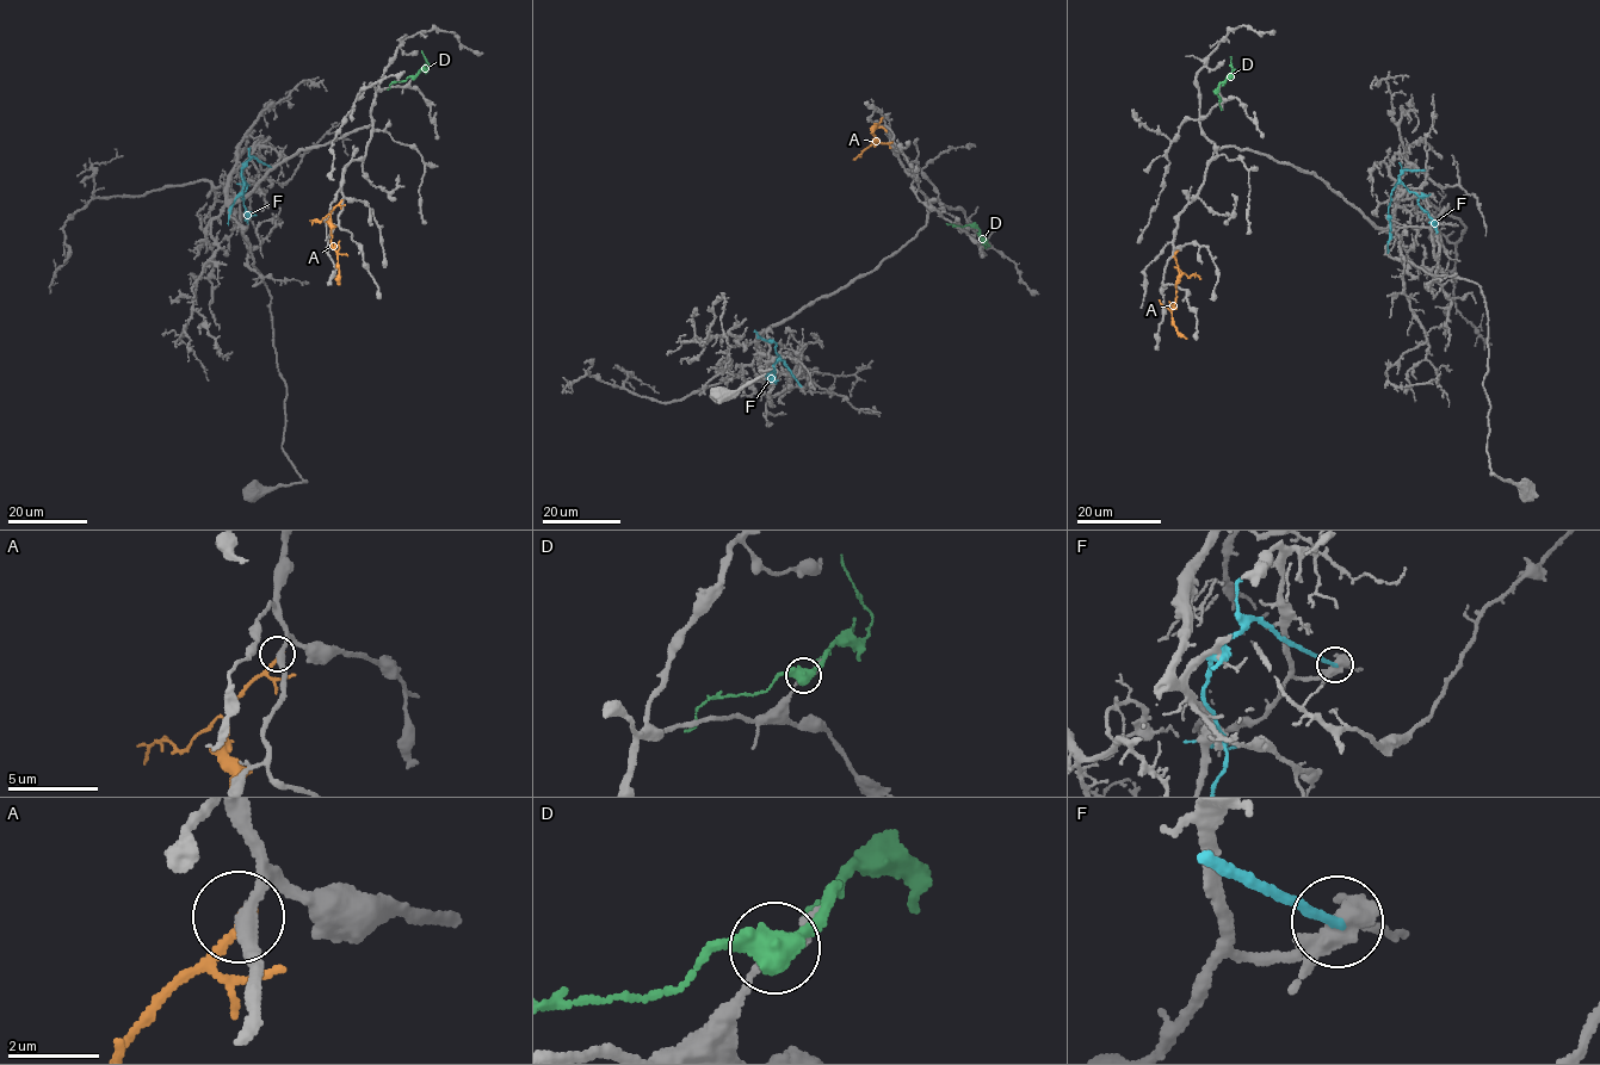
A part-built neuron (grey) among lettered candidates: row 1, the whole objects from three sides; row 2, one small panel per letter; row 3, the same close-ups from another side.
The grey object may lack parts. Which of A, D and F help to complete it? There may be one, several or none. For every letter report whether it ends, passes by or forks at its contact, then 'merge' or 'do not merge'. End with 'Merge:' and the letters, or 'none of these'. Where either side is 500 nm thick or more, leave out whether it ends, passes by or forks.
A: it ends there; do not merge
D: do not merge
F: it ends there; do not merge
Merge: none of these

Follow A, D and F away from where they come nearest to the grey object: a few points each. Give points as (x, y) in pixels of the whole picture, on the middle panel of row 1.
A: (889, 144), (875, 142), (872, 132), (877, 127), (876, 123), (870, 132)
D: (974, 228), (989, 245), (984, 247)
F: (801, 387), (774, 350), (774, 341), (760, 338), (754, 330)

